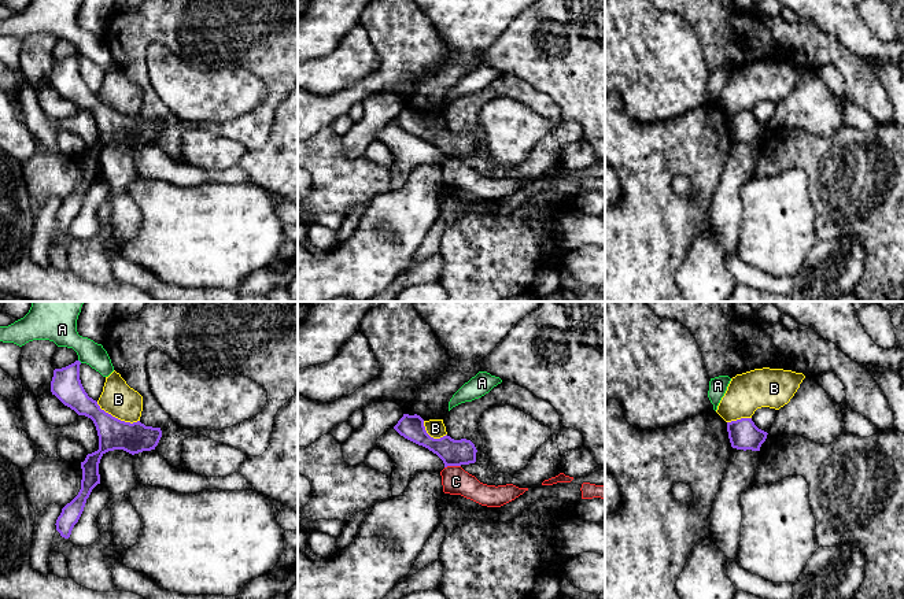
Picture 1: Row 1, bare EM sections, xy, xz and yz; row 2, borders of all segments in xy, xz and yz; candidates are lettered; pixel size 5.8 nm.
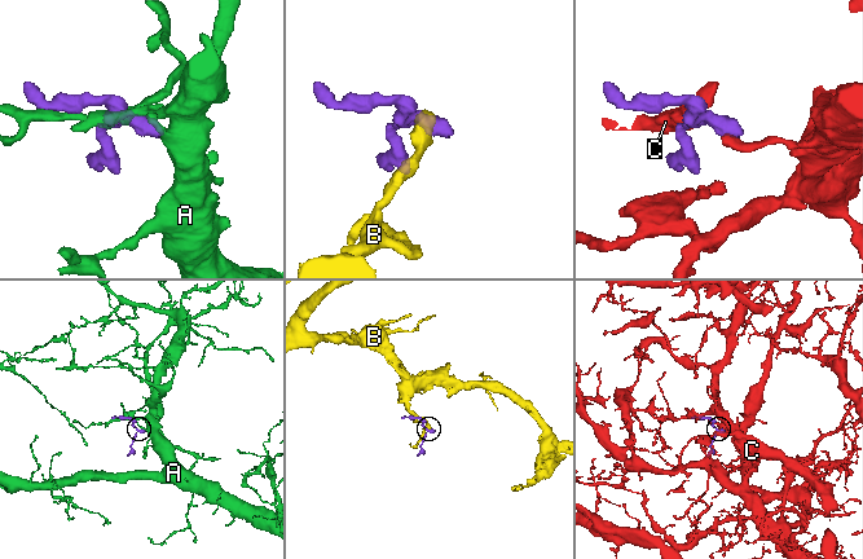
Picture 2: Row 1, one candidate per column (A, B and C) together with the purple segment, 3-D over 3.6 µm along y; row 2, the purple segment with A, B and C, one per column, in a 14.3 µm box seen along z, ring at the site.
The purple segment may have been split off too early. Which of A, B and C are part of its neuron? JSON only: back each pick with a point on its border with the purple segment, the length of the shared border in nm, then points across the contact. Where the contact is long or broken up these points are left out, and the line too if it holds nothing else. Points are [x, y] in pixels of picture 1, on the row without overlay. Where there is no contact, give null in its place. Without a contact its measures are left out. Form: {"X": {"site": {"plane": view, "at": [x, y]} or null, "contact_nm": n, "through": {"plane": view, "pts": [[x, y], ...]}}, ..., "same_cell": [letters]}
{"same_cell": []}

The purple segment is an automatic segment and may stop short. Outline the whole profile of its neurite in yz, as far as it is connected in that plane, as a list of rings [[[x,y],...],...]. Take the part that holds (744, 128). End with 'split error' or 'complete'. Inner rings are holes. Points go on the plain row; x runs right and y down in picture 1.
[[[741,111],[727,115],[728,132],[733,141],[760,144],[767,132],[767,125],[759,122],[752,111]]]; complete

